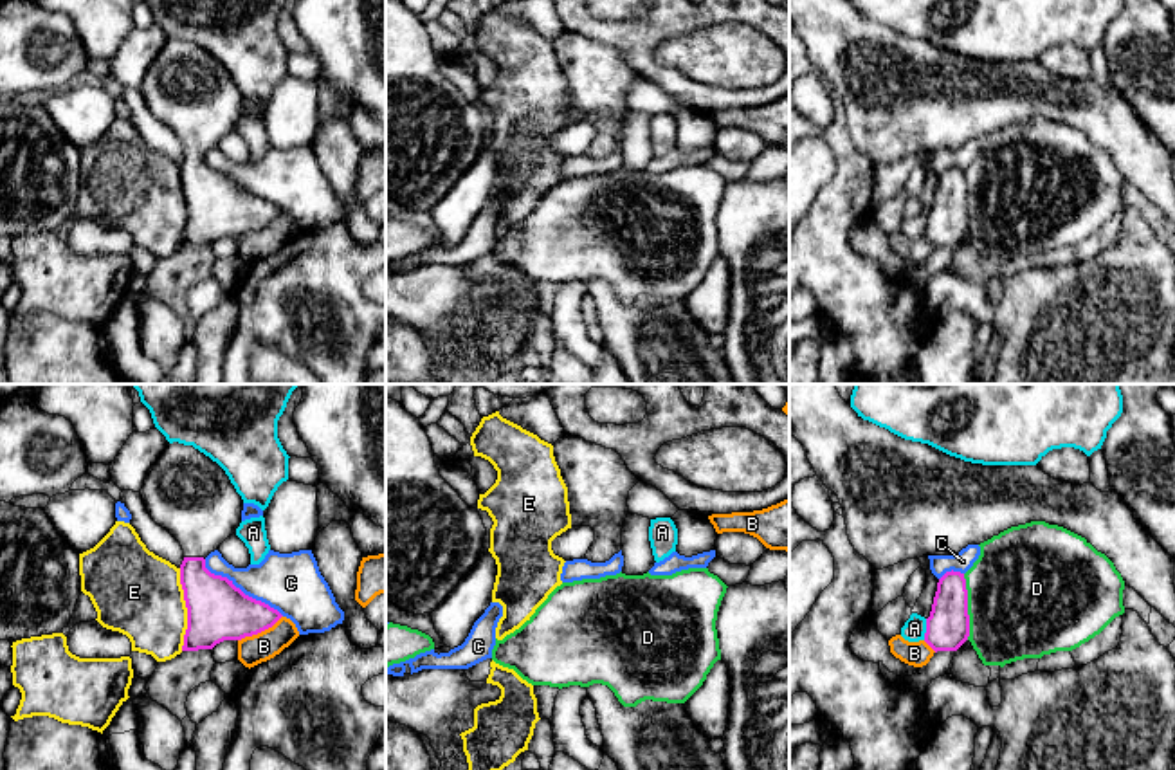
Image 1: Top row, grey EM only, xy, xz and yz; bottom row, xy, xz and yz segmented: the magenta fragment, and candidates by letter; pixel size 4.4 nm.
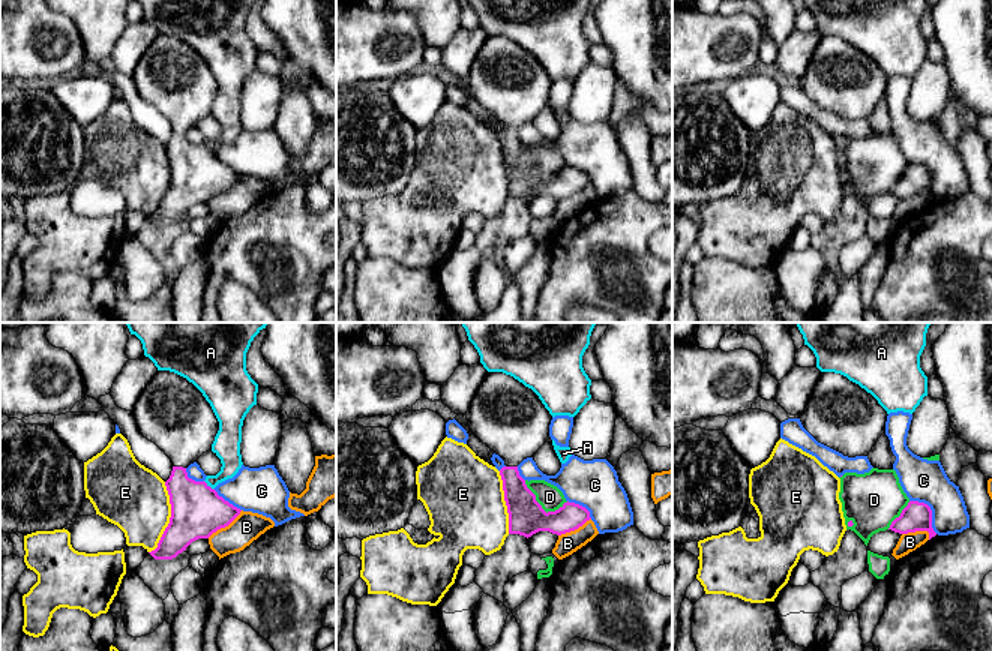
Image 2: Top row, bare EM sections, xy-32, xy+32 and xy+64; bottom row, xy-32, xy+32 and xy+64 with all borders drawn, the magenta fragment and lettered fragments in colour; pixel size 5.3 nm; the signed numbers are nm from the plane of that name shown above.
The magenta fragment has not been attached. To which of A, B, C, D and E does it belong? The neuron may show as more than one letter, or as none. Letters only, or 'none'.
none

